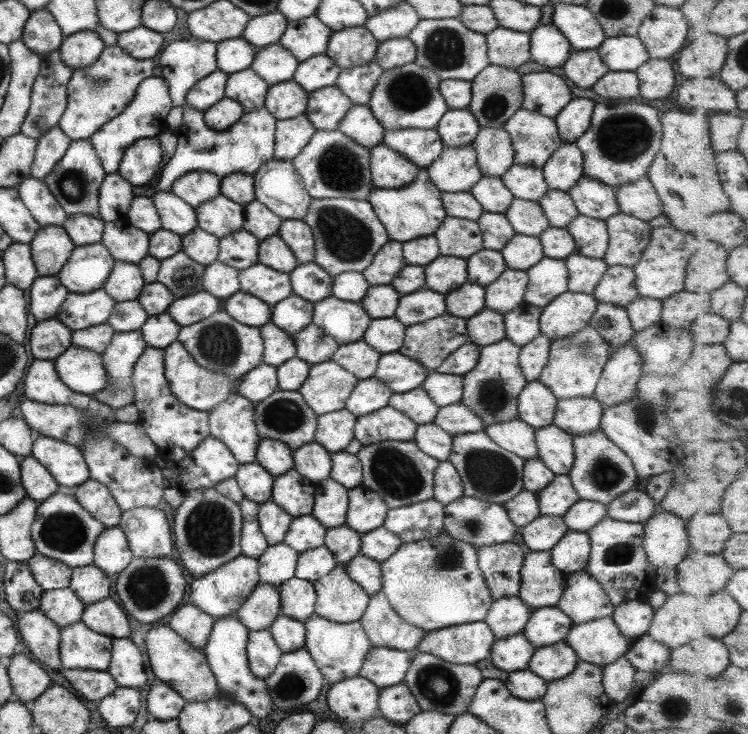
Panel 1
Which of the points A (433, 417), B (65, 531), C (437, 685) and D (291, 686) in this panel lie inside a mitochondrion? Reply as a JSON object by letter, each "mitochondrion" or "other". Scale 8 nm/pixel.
{"A":"other","B":"mitochondrion","C":"mitochondrion","D":"mitochondrion"}

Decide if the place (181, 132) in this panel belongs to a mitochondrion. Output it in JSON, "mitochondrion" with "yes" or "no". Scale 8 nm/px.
{"mitochondrion":"no"}

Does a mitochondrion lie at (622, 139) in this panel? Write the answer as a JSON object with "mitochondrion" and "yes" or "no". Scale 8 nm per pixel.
{"mitochondrion":"yes"}

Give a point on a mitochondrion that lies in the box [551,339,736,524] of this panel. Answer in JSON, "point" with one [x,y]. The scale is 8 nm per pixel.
{"point":[605,473]}

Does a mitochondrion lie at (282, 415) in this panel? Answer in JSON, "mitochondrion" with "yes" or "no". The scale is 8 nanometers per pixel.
{"mitochondrion":"yes"}

